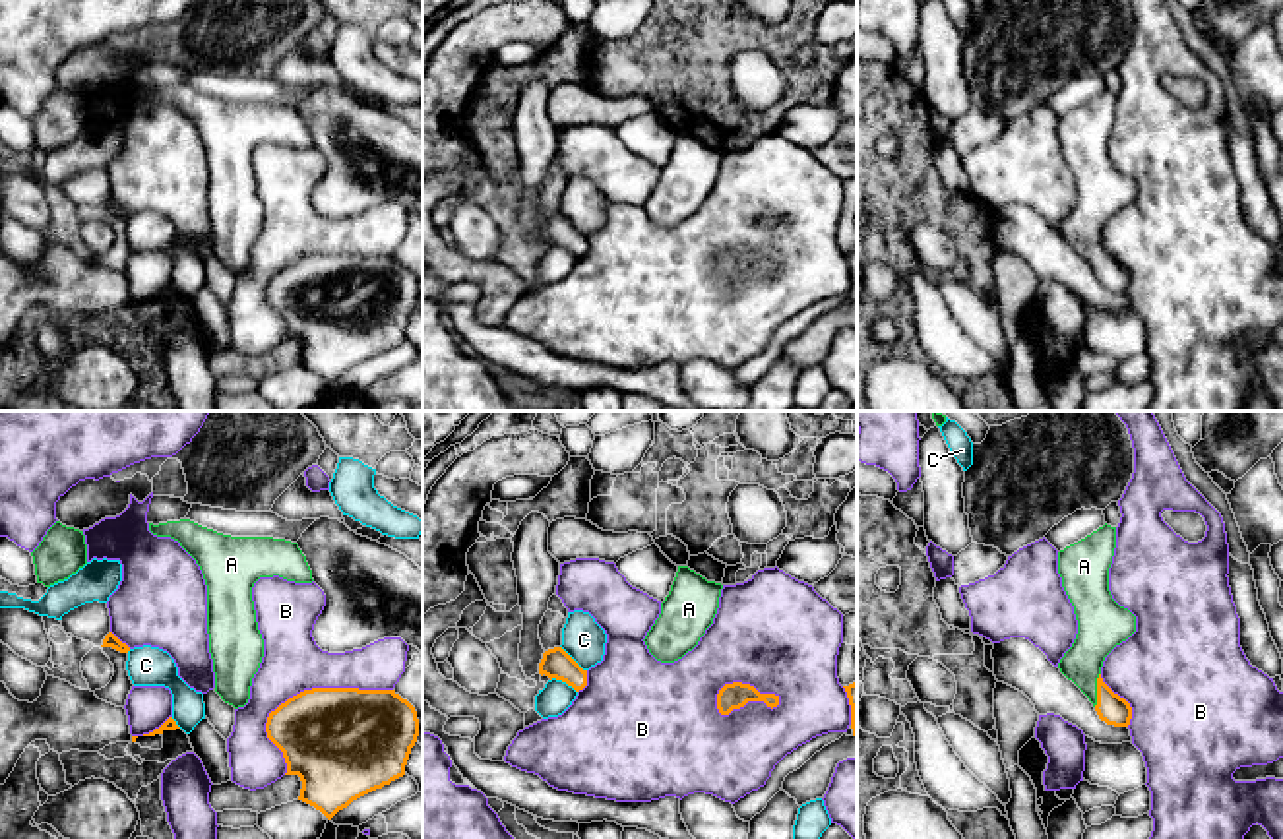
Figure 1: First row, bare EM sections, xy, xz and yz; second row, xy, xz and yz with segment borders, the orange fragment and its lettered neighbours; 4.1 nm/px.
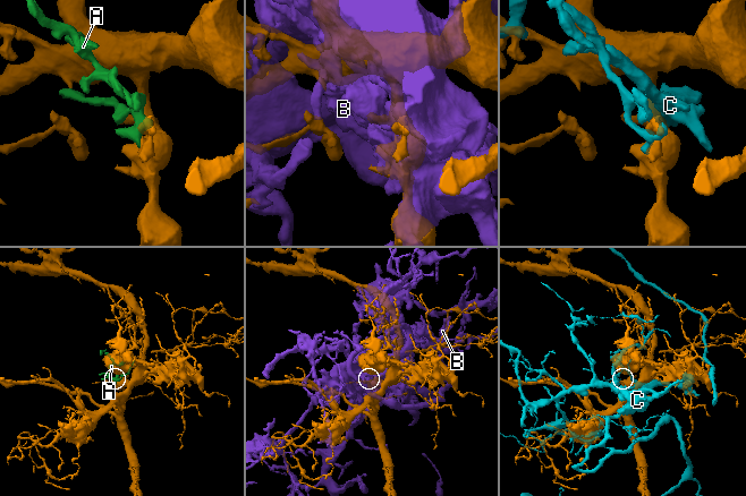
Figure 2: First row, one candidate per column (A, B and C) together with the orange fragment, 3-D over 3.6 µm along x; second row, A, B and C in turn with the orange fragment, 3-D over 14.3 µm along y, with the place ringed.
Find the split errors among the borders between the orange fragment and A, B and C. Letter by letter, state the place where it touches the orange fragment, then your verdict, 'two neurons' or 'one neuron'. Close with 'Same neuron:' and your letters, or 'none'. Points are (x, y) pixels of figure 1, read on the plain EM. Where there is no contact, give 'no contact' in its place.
A: meets orange in yz at (1097, 256); one neuron
B: meets orange in xy at (301, 258); two neurons
C: meets orange in xz at (572, 225); two neurons
Same neuron: A

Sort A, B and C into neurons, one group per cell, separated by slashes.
A / B / C

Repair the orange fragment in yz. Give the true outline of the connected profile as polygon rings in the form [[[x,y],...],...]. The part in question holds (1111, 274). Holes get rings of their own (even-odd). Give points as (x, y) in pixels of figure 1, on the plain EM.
[[[1105,89],[1058,118],[1058,140],[1078,186],[1076,205],[1058,234],[1089,264],[1101,287],[1128,293],[1130,269],[1101,244],[1105,223],[1136,198],[1136,182],[1109,157],[1114,114],[1116,93]]]

